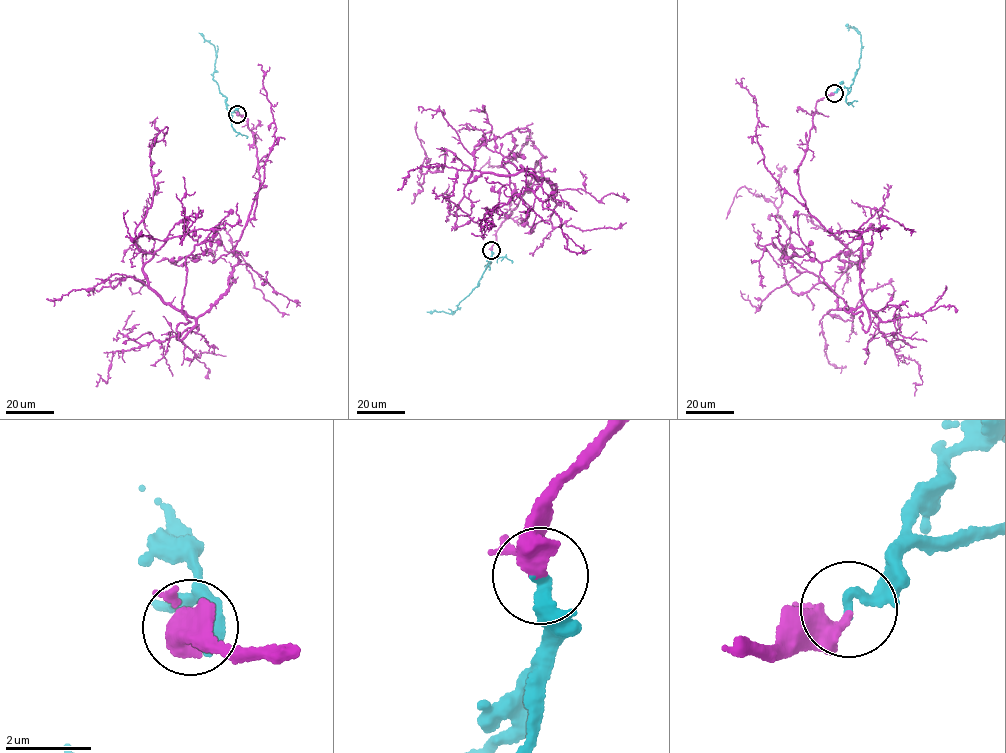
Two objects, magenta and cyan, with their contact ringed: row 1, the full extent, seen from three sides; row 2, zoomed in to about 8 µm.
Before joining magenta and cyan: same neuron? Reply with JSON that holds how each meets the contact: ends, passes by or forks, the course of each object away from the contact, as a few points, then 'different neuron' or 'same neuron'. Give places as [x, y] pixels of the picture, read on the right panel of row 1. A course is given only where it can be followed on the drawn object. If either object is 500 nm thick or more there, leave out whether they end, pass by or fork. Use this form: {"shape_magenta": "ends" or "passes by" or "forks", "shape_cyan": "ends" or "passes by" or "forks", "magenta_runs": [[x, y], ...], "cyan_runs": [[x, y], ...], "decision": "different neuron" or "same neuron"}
{"shape_magenta": "passes by", "shape_cyan": "ends", "magenta_runs": [[834, 93], [800, 193], [831, 233], [859, 233], [861, 305], [793, 291], [769, 200], [741, 187], [725, 219]], "cyan_runs": [[834, 93], [850, 87], [859, 67], [861, 36], [857, 29], [845, 26]], "decision": "same neuron"}

